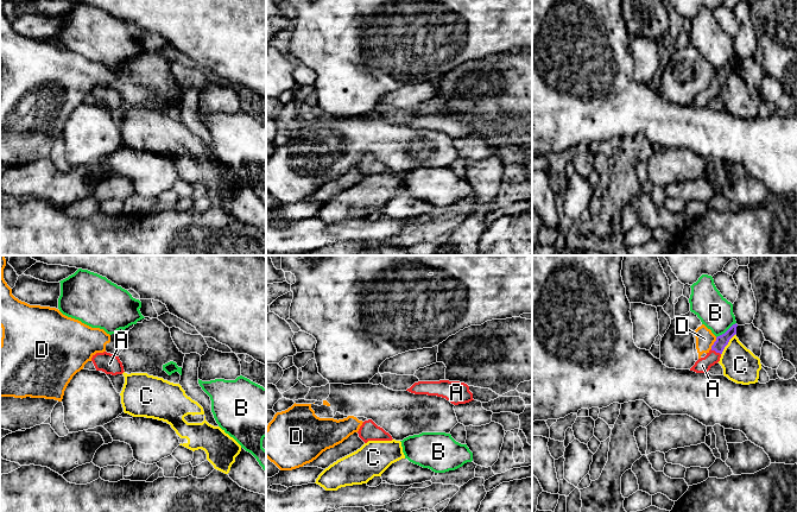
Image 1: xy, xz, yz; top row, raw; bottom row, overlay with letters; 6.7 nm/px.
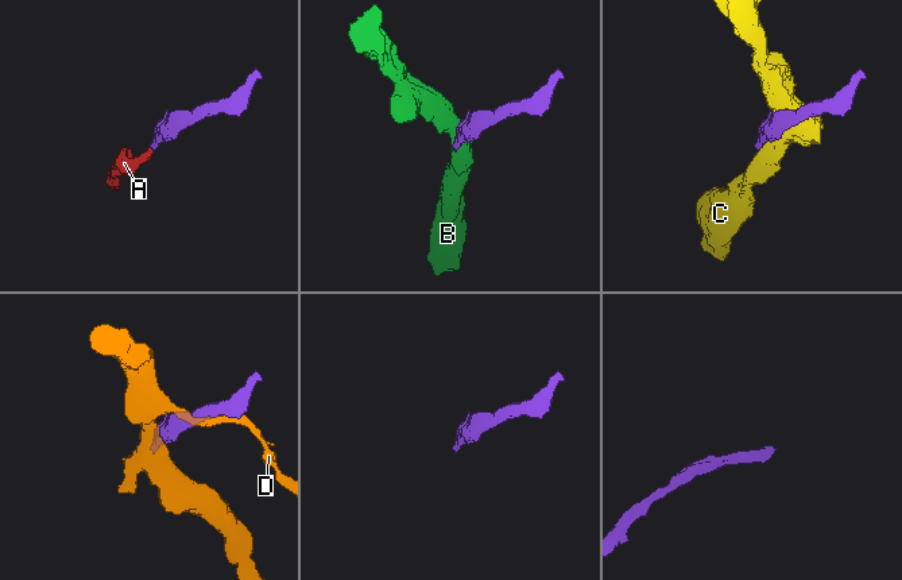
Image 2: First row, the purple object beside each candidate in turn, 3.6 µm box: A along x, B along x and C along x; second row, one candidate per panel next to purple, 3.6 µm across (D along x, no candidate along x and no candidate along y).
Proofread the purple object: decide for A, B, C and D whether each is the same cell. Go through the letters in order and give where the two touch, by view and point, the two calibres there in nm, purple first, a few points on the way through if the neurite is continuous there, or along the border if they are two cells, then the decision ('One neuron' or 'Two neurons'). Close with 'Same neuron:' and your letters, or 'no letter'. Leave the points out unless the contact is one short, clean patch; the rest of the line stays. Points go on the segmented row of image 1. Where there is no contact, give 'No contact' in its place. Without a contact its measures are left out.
A: Touches purple at yz (715, 351). Thickness 80 nm (purple) against 100 nm. Path across: yz (721, 341), (715, 351), (702, 365). One neuron
B: Touches purple at yz (727, 330). Thickness 80 nm (purple) against 220 nm. Boundary: yz (735, 322), (716, 337). Two neurons
C: Touches purple at yz (727, 343). Thickness 80 nm (purple) against 240 nm. Two neurons
D: Touches purple at yz (714, 343). Thickness 80 nm (purple) against 130 nm. Two neurons
Same neuron: A

